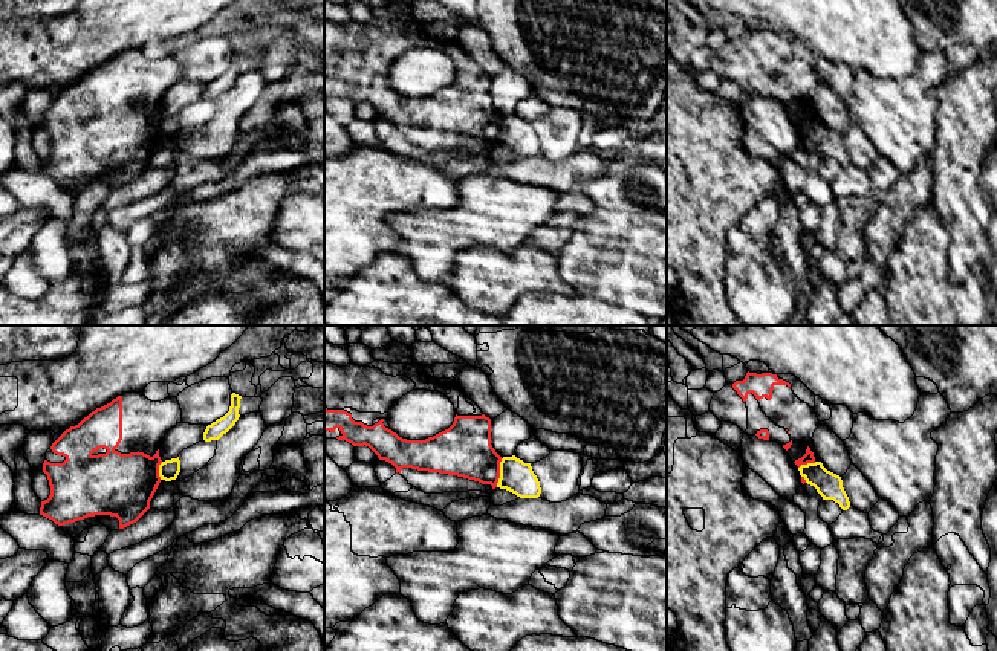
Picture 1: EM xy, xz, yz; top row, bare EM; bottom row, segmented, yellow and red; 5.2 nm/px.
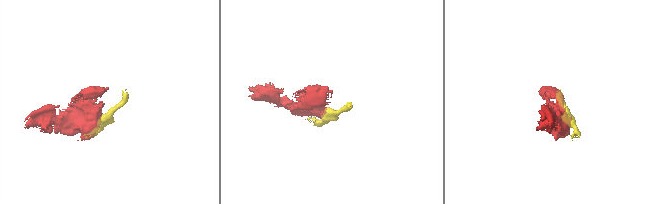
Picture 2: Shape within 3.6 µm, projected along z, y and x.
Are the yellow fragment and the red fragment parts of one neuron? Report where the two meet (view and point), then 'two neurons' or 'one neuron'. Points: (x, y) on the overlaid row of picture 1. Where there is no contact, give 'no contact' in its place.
xz (500, 472) | two neurons

